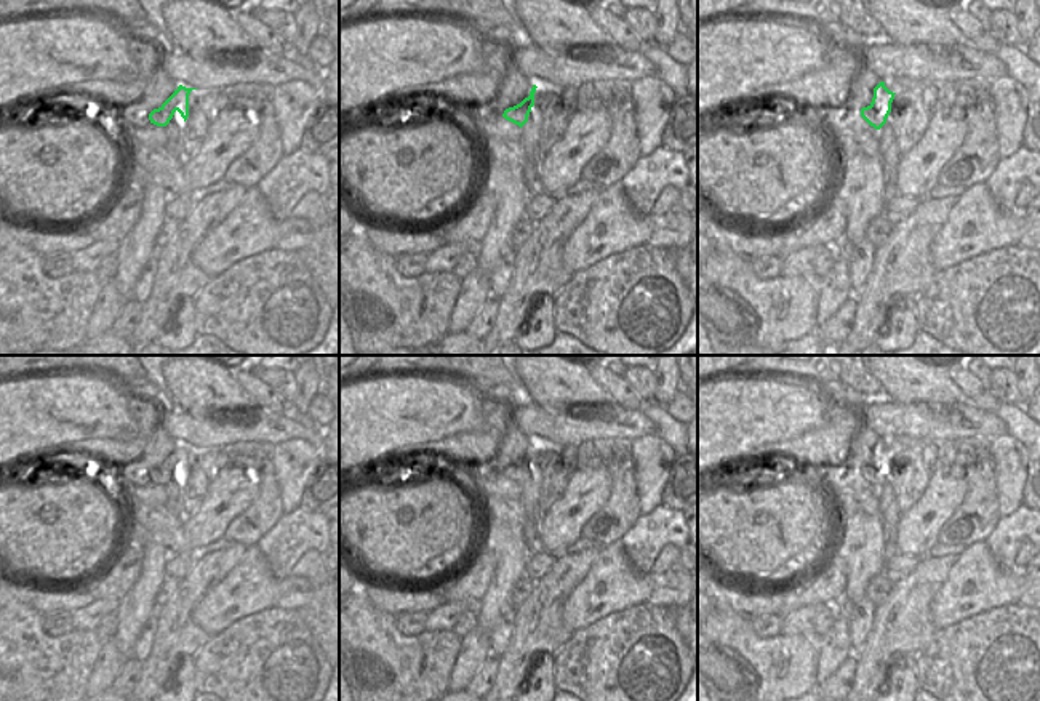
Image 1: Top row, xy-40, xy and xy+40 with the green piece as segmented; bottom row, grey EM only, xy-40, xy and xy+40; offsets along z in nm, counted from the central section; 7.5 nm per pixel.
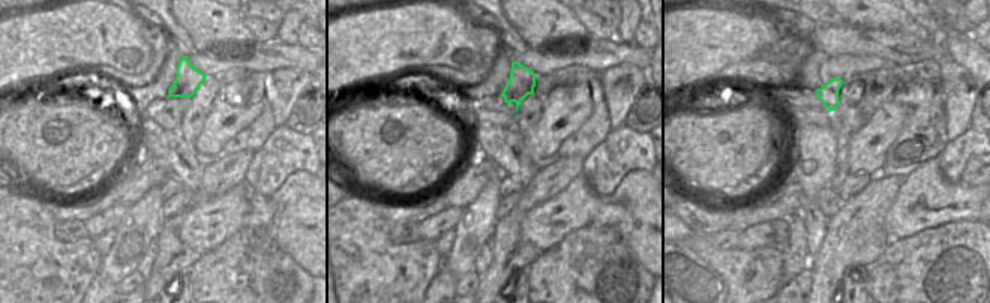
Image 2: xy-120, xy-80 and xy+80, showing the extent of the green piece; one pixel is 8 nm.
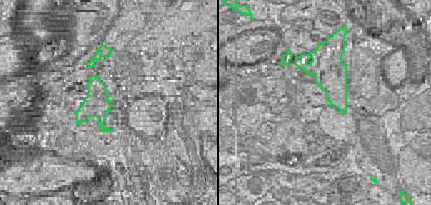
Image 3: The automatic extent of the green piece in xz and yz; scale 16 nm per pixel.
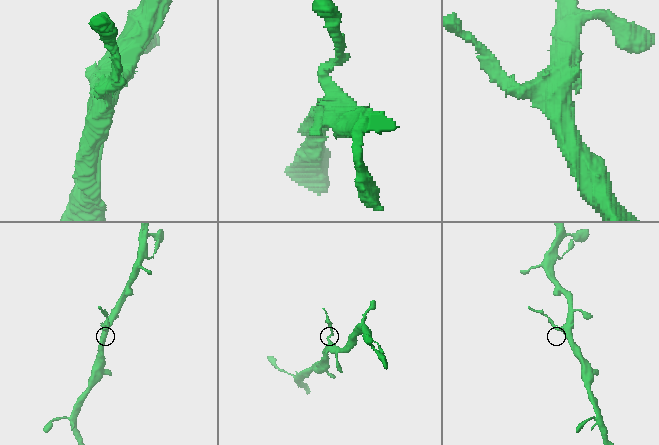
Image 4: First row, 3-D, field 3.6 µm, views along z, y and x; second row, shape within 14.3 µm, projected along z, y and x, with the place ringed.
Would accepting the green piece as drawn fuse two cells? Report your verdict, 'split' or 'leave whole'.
split

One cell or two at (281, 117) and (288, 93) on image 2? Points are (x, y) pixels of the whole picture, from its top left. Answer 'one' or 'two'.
one

